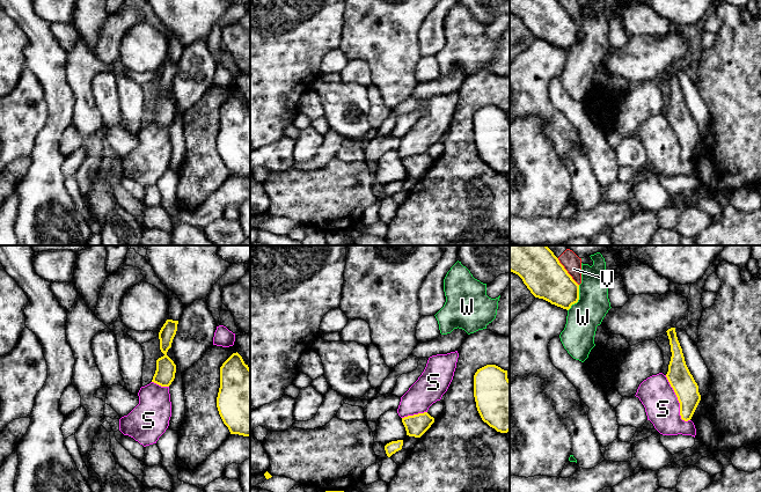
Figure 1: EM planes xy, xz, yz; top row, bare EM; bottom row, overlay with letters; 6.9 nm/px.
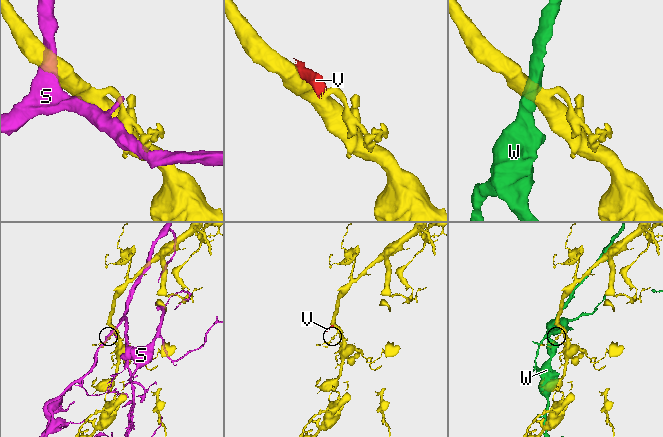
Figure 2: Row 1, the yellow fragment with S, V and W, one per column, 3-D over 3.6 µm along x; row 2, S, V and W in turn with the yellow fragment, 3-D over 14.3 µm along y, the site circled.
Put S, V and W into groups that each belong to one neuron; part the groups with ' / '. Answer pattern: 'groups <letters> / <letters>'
groups S / V / W

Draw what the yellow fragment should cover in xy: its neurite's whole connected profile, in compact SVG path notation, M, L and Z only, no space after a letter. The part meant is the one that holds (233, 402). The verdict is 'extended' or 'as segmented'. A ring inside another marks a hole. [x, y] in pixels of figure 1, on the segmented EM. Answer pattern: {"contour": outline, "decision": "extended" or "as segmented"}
{"contour": "M237 352L220 367L217 407L231 434L250 436L250 368Z", "decision": "as segmented"}

